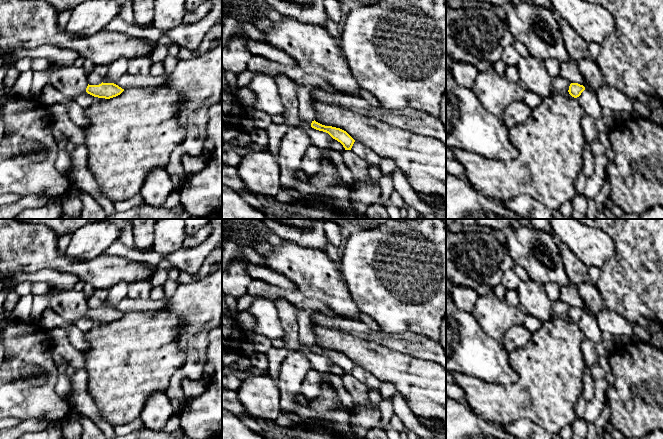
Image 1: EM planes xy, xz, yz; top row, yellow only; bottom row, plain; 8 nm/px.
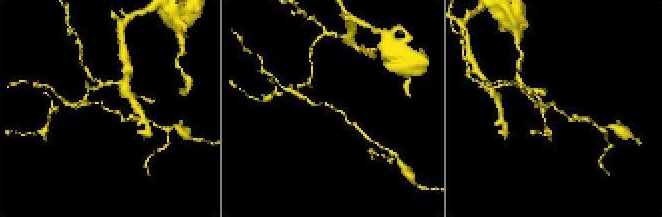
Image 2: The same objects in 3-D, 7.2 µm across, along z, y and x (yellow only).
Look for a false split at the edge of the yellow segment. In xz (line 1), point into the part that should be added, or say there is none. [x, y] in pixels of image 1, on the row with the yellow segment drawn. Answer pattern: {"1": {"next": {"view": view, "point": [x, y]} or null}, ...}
{"1": {"next": null}}

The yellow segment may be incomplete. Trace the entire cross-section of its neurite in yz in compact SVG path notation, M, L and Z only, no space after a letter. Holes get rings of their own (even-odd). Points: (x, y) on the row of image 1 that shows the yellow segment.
M571 83L568 92L572 97L577 98L584 90L585 87L583 85L580 85L578 83Z

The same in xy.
M101 83L99 85L89 85L86 92L94 97L110 99L120 95L124 89L114 83Z

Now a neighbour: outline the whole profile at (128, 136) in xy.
M134 87L113 98L101 98L84 109L89 125L83 128L88 151L87 167L99 185L101 193L113 203L127 200L140 193L149 173L155 168L166 168L172 151L185 139L185 129L179 124L180 95L173 89Z

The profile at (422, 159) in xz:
M313 99L315 121L346 131L355 141L371 148L379 157L392 159L401 170L414 191L424 200L433 203L432 196L441 198L446 211L446 144L429 136L393 127L379 120L357 114L349 109L329 105Z

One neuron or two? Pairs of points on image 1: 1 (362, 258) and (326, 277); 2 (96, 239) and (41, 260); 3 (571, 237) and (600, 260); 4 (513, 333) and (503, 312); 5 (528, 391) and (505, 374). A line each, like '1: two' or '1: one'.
1: two
2: two
3: one
4: two
5: two

